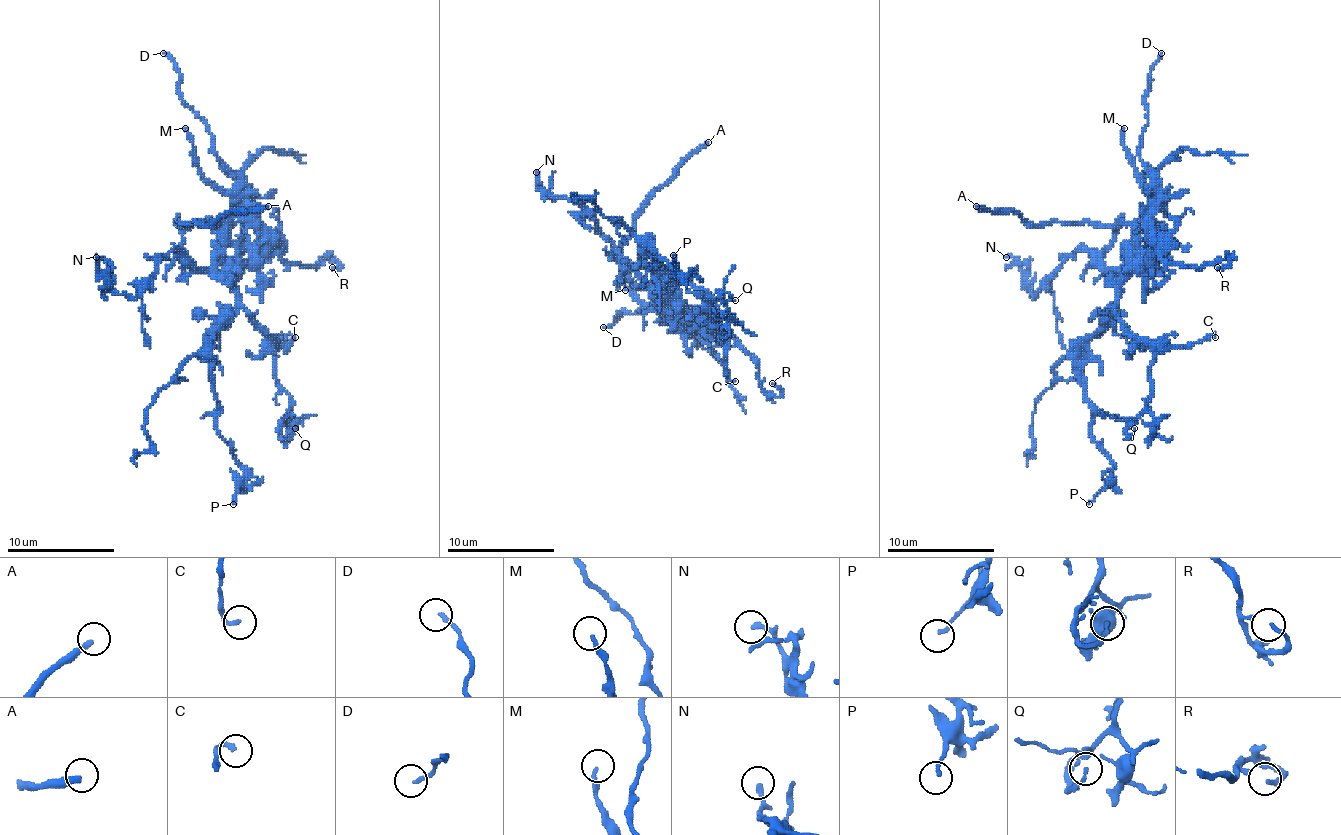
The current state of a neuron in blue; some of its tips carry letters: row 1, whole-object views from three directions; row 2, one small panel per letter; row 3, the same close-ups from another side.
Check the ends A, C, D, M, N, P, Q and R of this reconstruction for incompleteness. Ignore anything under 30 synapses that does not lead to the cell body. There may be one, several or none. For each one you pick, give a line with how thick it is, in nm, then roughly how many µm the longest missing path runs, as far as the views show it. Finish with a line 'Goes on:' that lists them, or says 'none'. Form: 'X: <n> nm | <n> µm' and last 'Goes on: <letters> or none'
A: 280 nm | 80 µm
Goes on: A

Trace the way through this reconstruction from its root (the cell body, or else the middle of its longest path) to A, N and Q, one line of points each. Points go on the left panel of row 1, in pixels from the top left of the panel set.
A: (228, 281), (222, 275), (203, 273), (182, 249), (182, 222), (214, 225), (230, 211), (262, 211), (268, 206)
N: (228, 281), (198, 270), (179, 251), (169, 251), (150, 284), (136, 297), (128, 297), (112, 286), (96, 257)
Q: (228, 281), (236, 302), (270, 337), (276, 353), (276, 383), (289, 396), (281, 436), (287, 439), (295, 428)

